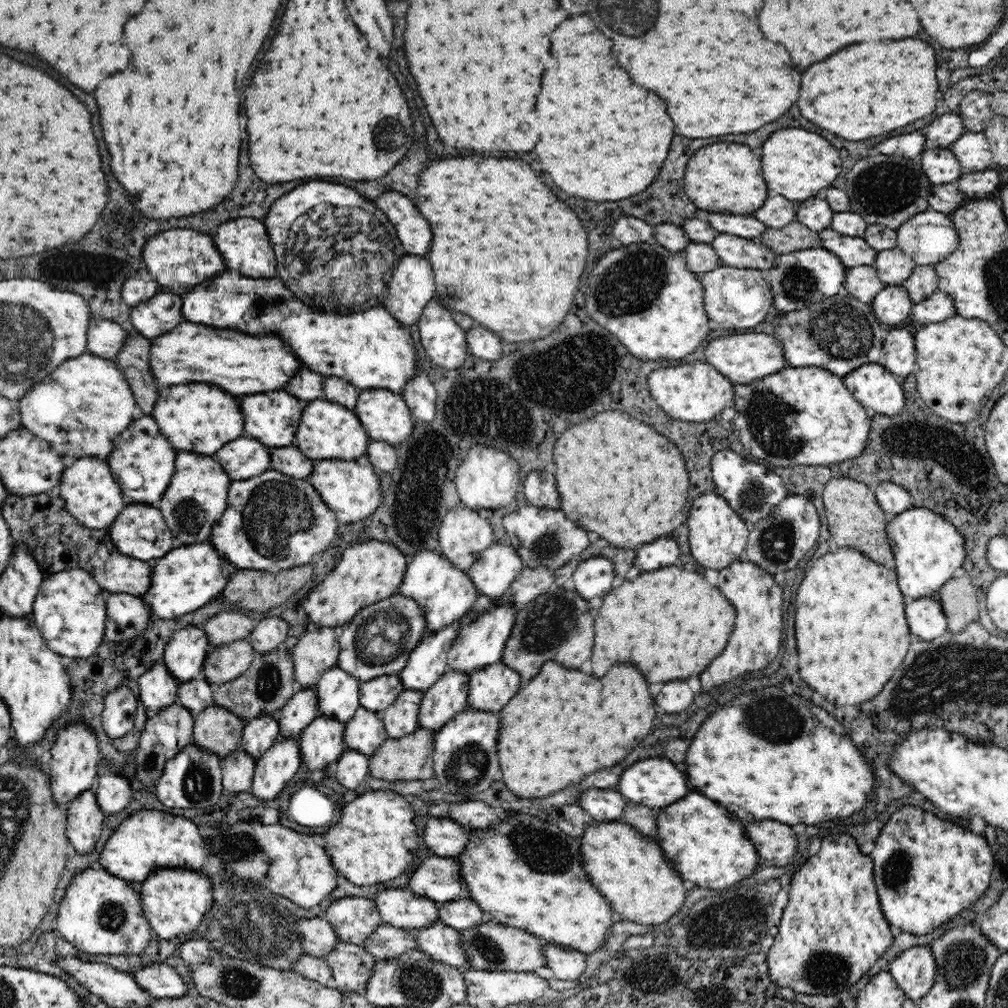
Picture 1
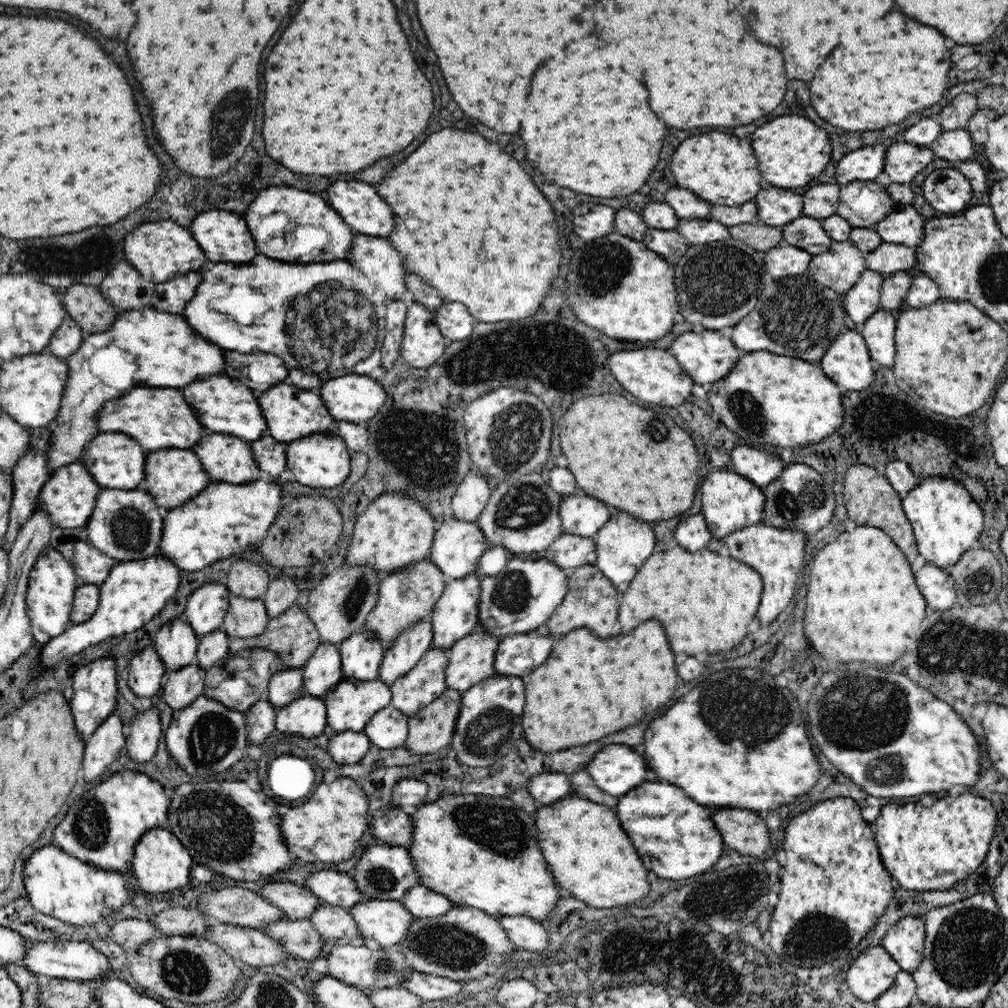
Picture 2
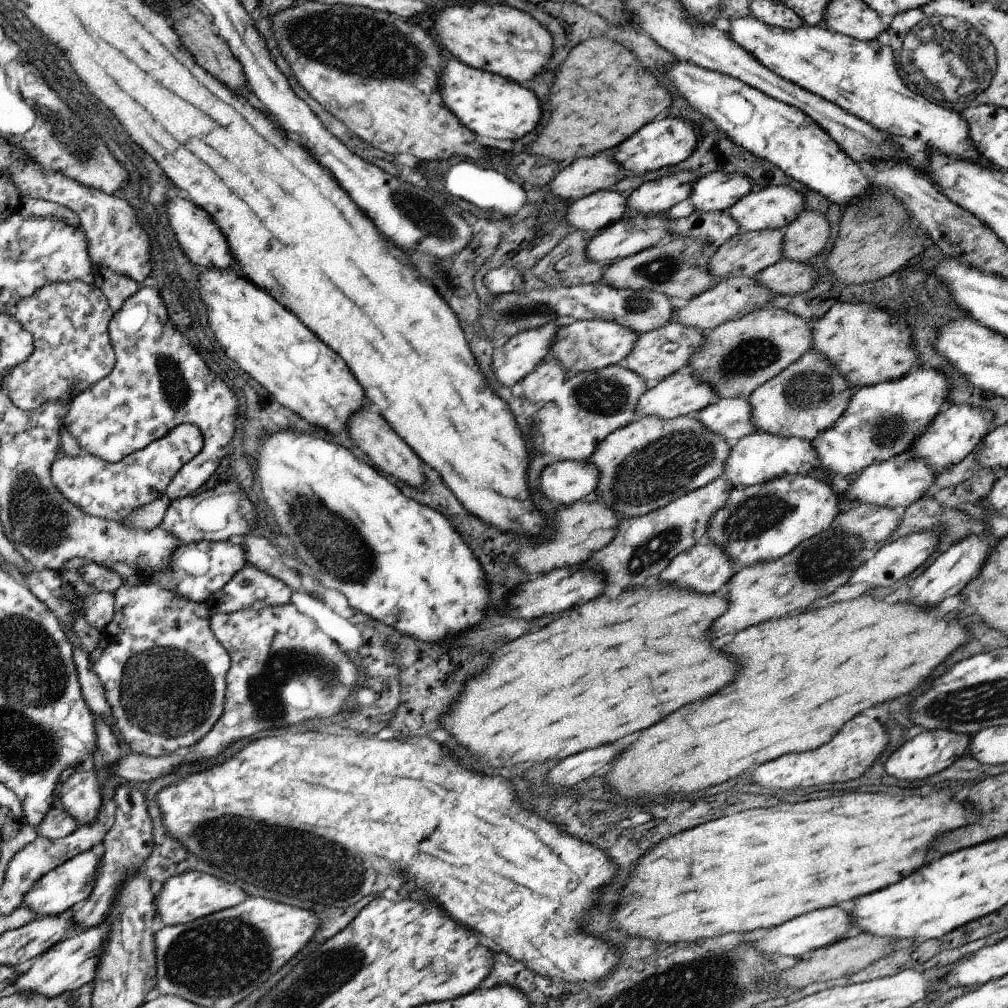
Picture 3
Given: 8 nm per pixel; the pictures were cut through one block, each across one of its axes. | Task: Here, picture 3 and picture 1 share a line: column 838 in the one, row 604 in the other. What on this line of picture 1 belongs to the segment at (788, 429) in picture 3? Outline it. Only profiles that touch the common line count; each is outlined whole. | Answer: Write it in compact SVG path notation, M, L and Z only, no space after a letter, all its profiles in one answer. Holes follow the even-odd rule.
M393 596L361 608L356 616L340 628L337 667L361 681L379 676L398 675L408 662L409 654L420 644L426 621L420 605L408 597Z

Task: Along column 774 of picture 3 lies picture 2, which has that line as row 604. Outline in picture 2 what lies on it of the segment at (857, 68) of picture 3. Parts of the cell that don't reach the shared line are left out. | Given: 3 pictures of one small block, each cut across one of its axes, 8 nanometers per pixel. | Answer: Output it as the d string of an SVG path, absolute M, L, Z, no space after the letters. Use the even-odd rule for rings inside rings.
M51 546L40 556L36 566L32 567L27 590L27 613L30 624L46 632L50 638L62 634L73 623L71 612L74 593L80 581L74 567L64 556Z

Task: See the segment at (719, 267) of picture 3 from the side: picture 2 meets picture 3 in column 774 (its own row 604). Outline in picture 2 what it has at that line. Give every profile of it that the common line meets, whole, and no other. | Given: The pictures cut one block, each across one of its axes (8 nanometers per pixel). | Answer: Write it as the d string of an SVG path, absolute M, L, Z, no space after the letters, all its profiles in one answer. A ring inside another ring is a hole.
M231 595L223 620L226 636L249 639L264 634L269 620L262 599L244 599Z

